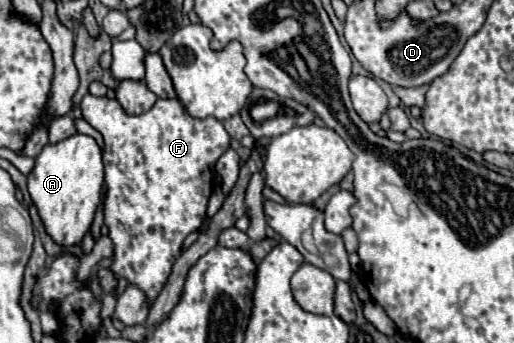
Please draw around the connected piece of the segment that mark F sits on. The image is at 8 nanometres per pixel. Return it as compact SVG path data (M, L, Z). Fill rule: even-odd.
M87 94L83 100L81 100L81 110L83 110L83 118L103 134L105 138L105 152L103 152L103 162L105 162L105 184L107 184L107 194L105 194L105 224L109 226L109 238L113 240L115 244L115 260L111 264L111 270L115 272L117 278L125 278L129 284L135 284L139 286L145 294L147 294L147 300L153 302L157 298L157 294L161 292L161 286L167 282L167 276L169 276L169 270L173 266L173 262L179 258L181 254L181 244L183 240L195 232L201 224L203 224L203 216L205 216L205 210L207 210L207 202L209 202L209 196L211 196L211 186L213 186L213 166L217 162L217 158L229 148L229 142L231 142L231 136L227 134L227 130L223 128L223 124L217 120L217 118L205 118L205 120L197 120L193 116L189 116L189 112L181 106L181 102L177 98L159 98L151 110L147 110L145 114L137 114L137 116L131 116L127 114L121 104L115 100L115 98L107 98L107 96L91 96Z

